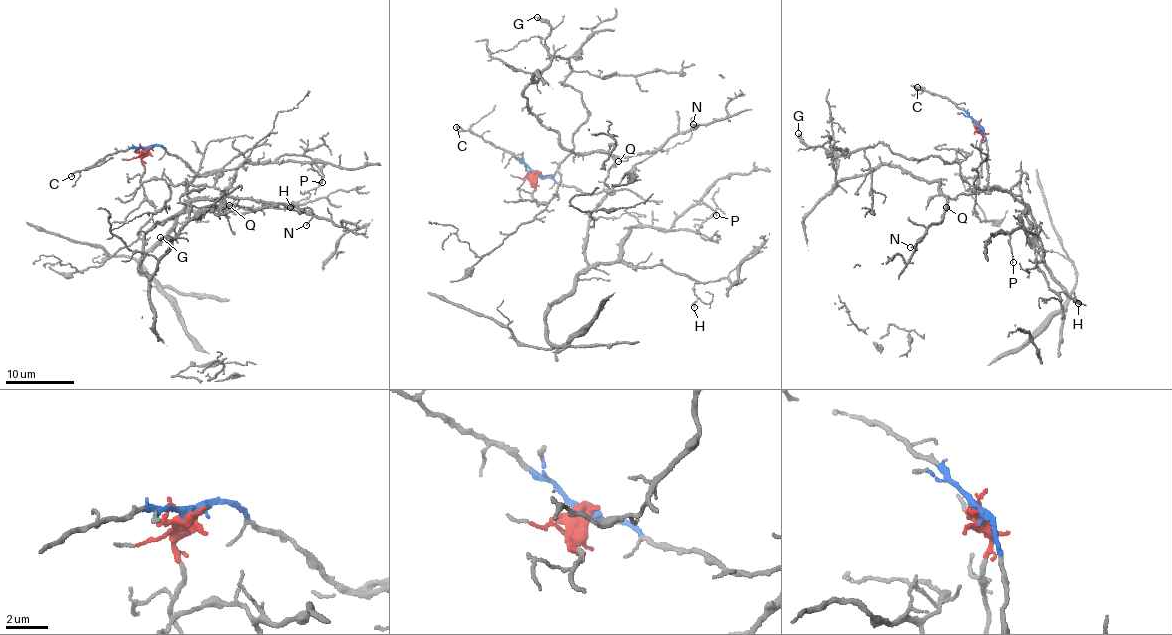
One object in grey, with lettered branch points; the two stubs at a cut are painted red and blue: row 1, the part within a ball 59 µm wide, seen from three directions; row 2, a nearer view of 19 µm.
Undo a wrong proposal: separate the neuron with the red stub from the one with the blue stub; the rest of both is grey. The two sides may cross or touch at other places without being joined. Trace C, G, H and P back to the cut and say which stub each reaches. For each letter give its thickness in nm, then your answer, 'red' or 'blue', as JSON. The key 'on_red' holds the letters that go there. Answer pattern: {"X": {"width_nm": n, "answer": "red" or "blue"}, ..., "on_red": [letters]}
{"C": {"width_nm": 140, "answer": "blue"}, "G": {"width_nm": 320, "answer": "red"}, "H": {"width_nm": 200, "answer": "blue"}, "P": {"width_nm": 100, "answer": "blue"}, "on_red": ["G"]}

